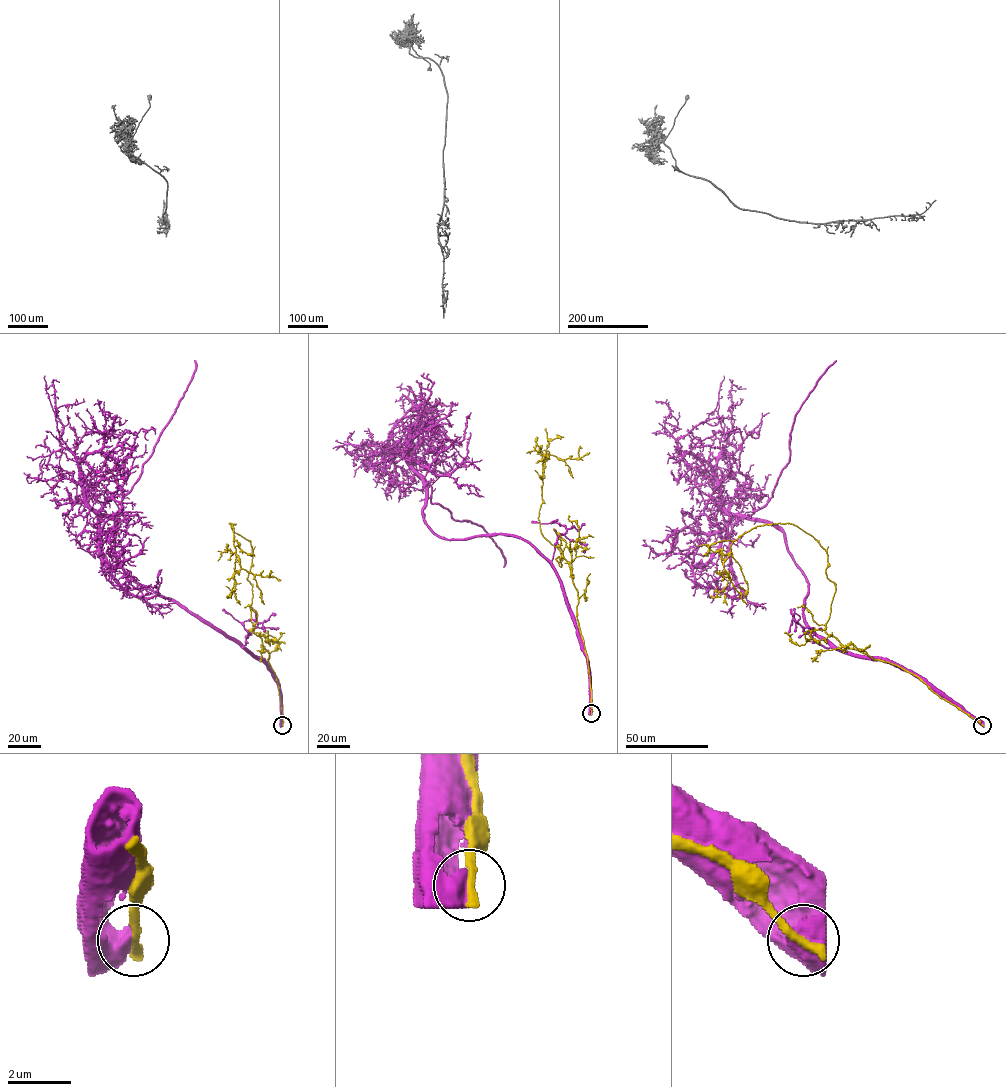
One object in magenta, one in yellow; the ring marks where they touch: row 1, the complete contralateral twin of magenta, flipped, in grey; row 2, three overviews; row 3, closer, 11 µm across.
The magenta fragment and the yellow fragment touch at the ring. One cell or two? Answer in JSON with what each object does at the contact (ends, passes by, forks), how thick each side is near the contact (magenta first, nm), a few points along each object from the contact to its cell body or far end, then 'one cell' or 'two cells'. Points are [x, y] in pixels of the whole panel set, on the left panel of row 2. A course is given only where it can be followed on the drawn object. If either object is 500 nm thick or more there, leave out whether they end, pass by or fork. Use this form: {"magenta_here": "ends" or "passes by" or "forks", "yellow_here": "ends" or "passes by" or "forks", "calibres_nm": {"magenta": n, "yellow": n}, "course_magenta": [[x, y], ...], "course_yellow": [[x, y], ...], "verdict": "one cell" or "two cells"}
{"calibres_nm": {"magenta": 700, "yellow": 380}, "course_magenta": [[282, 725], [279, 687], [267, 666], [142, 587], [117, 559], [113, 529], [122, 498], [189, 385], [194, 360]], "course_yellow": [[282, 725], [278, 683], [251, 621], [252, 546], [229, 523], [240, 566], [254, 575], [264, 604]], "verdict": "two cells"}

